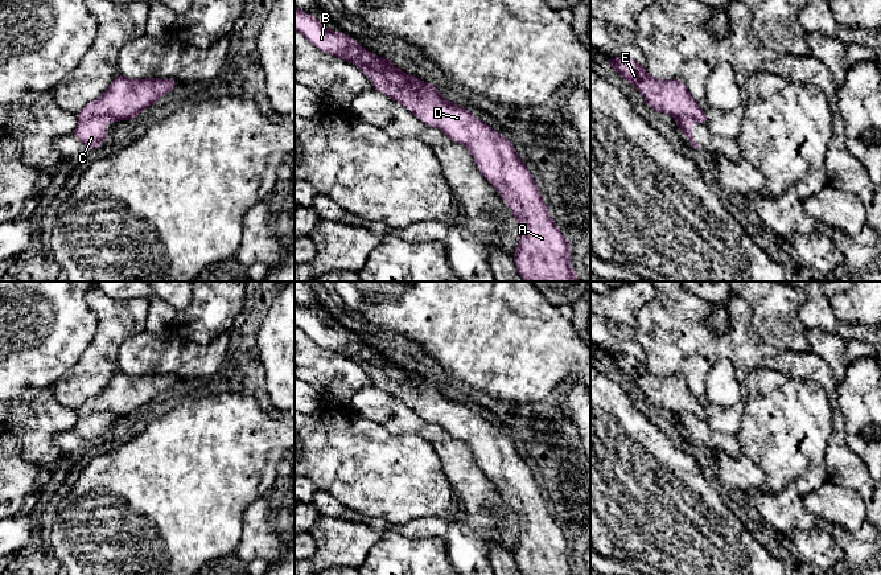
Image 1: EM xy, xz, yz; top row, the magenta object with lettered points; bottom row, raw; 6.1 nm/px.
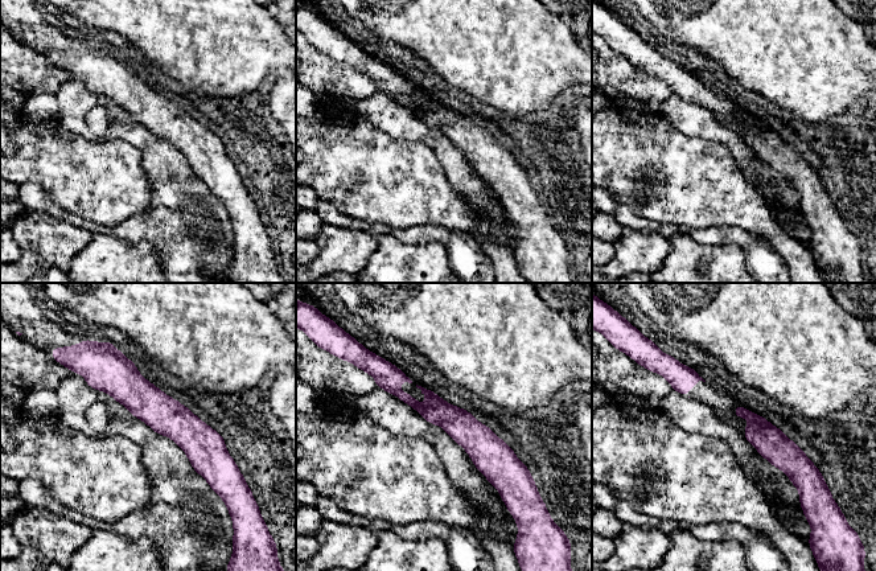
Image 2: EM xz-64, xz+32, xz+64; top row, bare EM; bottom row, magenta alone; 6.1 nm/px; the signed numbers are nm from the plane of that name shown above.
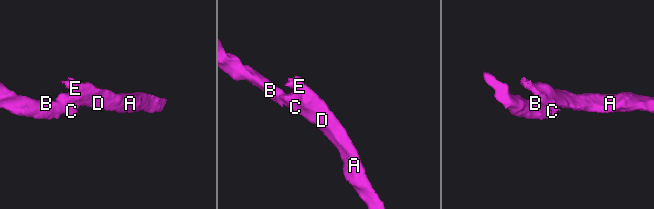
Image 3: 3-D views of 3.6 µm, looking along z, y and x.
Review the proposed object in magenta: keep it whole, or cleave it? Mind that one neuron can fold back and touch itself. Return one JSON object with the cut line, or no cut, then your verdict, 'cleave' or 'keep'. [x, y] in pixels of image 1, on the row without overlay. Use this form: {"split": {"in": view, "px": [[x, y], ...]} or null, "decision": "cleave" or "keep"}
{"split": {"in": "xz", "px": [[357, 361], [379, 368], [392, 381], [406, 380]]}, "decision": "cleave"}

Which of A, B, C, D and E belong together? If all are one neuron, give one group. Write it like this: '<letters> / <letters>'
A D E / B C

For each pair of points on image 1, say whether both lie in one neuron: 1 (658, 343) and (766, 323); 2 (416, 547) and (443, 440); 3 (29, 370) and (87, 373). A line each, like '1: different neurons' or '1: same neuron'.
1: different neurons
2: different neurons
3: different neurons

